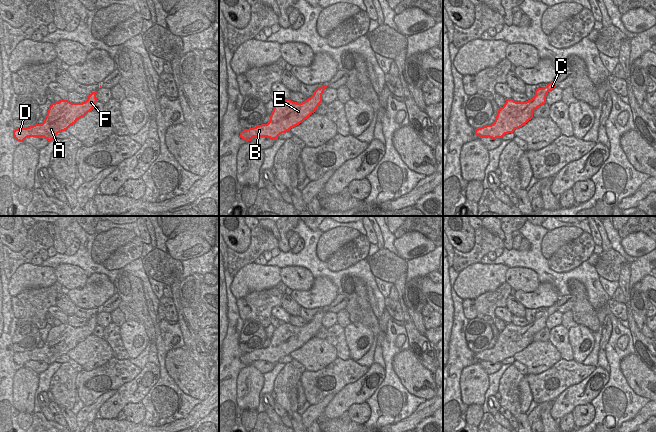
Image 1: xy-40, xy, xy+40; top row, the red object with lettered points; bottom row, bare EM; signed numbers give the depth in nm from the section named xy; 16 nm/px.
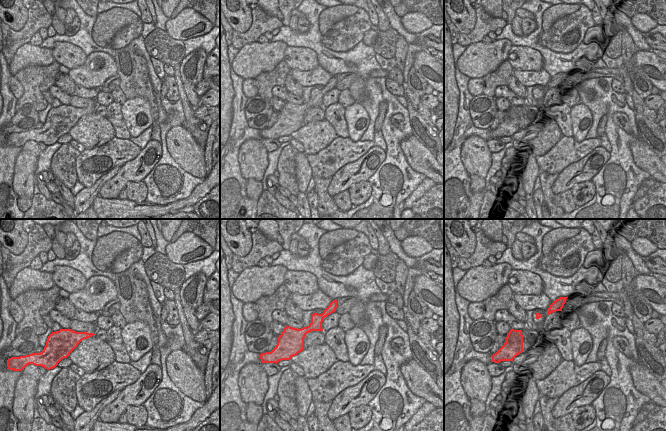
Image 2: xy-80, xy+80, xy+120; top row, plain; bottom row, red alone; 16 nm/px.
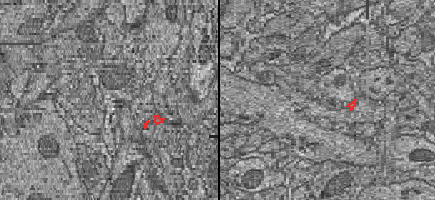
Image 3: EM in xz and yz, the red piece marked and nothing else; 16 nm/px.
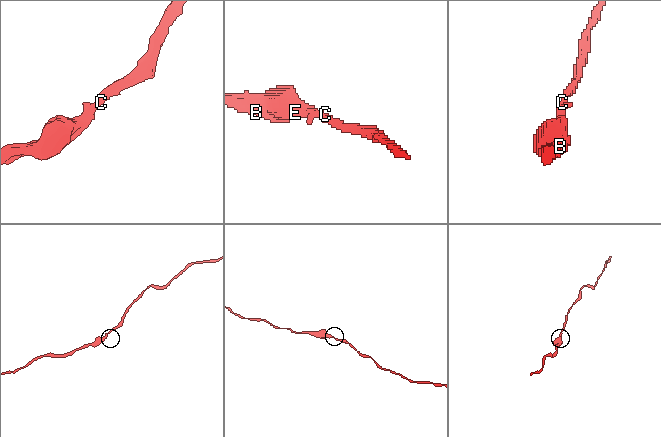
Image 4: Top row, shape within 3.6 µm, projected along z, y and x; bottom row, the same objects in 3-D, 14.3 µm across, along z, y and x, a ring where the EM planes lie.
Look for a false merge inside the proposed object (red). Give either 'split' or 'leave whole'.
leave whole

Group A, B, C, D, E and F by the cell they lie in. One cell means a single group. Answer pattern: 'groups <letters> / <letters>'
groups A B C D E F

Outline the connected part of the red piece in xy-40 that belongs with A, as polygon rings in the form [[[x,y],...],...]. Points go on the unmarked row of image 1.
[[[97,315],[92,316],[82,327],[72,327],[68,324],[53,326],[42,348],[15,353],[14,362],[19,366],[24,366],[28,361],[44,361],[51,365],[58,357],[67,354],[77,344],[92,335],[97,326],[96,317]]]

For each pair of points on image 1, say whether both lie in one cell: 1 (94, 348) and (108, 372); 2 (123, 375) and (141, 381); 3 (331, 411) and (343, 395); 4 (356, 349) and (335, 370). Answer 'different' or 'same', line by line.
1: different
2: different
3: same
4: different

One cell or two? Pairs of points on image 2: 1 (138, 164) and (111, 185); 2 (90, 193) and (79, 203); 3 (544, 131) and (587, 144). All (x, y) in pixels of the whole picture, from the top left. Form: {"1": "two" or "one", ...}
{"1": "one", "2": "one", "3": "two"}

